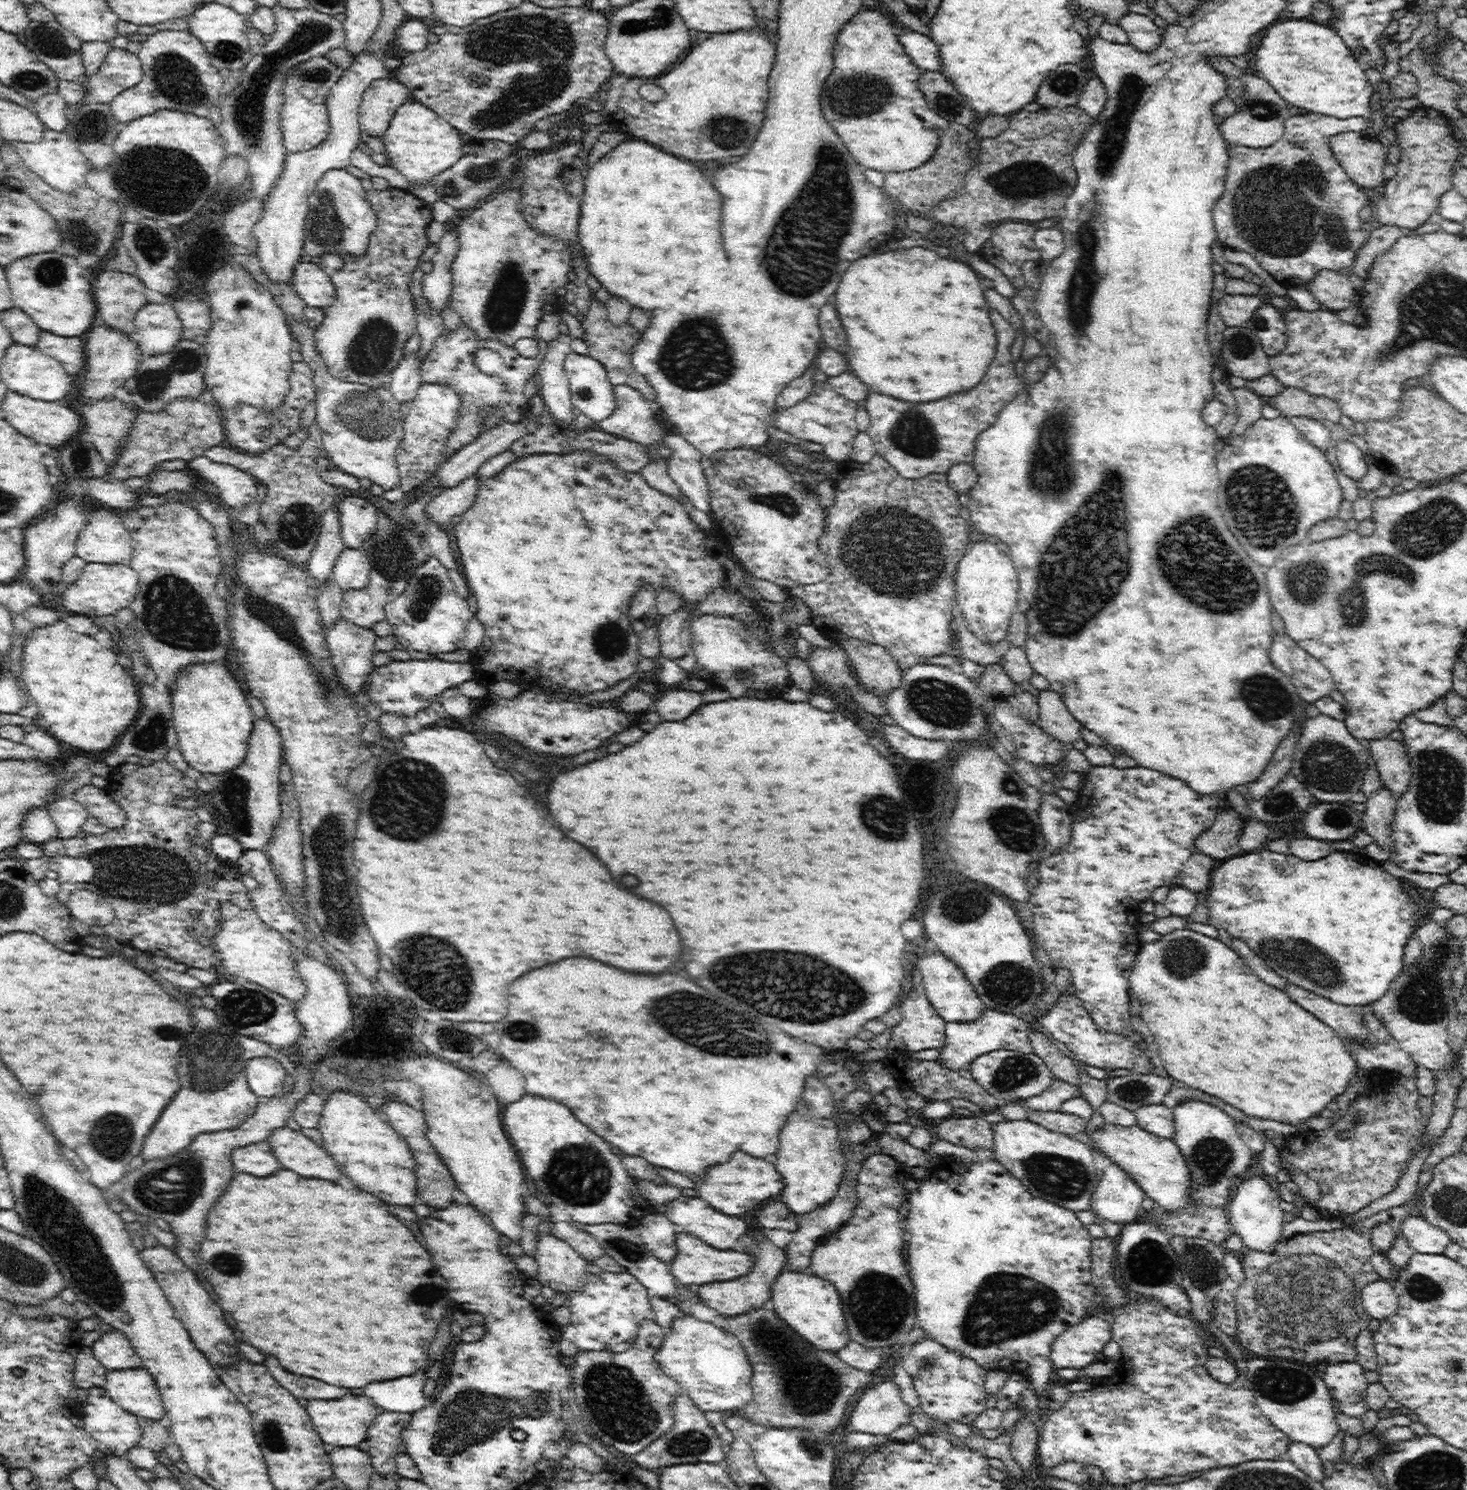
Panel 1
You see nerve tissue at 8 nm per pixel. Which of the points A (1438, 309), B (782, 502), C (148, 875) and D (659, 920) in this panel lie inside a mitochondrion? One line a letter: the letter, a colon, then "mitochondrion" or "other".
A: mitochondrion
B: mitochondrion
C: mitochondrion
D: other

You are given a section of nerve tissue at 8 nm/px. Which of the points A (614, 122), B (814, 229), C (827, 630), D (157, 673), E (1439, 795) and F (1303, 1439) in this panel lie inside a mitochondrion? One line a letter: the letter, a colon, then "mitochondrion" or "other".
A: other
B: mitochondrion
C: other
D: other
E: mitochondrion
F: other

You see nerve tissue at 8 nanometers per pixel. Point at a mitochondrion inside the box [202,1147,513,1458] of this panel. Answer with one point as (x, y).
(274, 1438)

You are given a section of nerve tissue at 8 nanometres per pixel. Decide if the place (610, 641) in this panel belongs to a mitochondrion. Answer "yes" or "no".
yes

